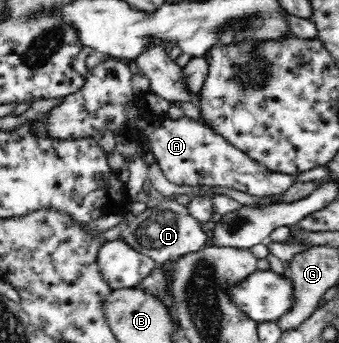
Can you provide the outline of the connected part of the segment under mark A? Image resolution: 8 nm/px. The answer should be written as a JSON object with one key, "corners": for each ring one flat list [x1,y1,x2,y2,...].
{"corners":[[109,58,100,62,91,69,91,73,86,77,83,88,77,94,69,94,66,99,58,106,53,108,43,118,43,128,41,133,49,135,49,137,57,137,57,139,83,138,91,137,95,130,115,130,119,128,122,132,130,135,138,144,141,139,149,140,151,149,155,153,156,163,163,176,173,182,173,184,206,184,209,186,226,186,239,192,247,192,255,196,273,196,274,194,282,195,287,192,295,182,297,182,296,174,283,174,279,172,271,172,264,166,250,160,244,152,229,144,222,136,215,134,209,127,201,124,199,121,182,117,177,120,169,119,166,115,157,115,145,110,144,103,141,101,142,96,134,95,131,91,131,78,136,71,129,61]]}

